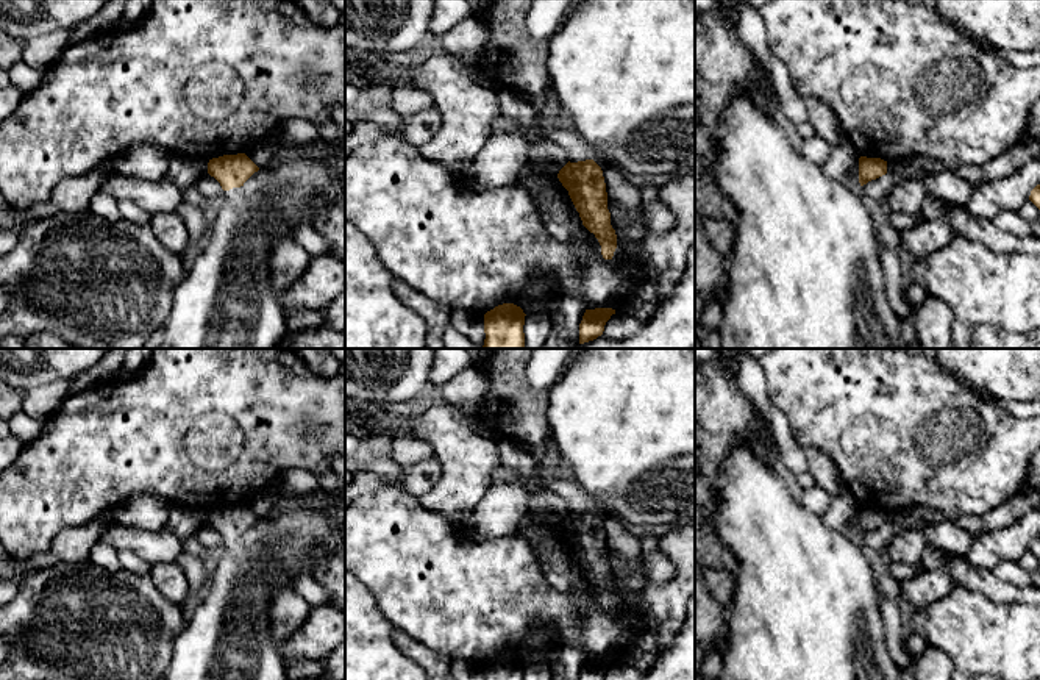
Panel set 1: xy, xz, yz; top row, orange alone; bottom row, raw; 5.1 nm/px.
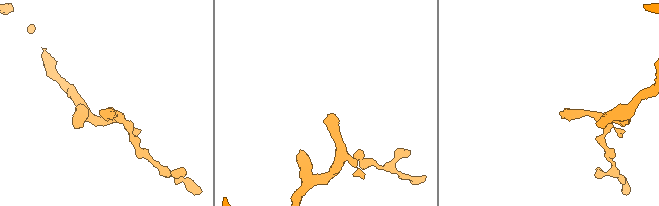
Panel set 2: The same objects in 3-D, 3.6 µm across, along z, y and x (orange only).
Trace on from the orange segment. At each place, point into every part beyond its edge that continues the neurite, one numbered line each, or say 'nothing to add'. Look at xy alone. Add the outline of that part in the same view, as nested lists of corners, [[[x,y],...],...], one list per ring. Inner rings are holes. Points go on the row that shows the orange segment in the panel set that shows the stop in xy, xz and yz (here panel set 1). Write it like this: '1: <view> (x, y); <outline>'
1: xy (225, 300); [[[325,150],[320,156],[300,155],[295,159],[275,161],[269,167],[259,167],[240,188],[233,188],[223,191],[222,205],[212,220],[209,220],[209,228],[205,241],[195,247],[191,269],[187,270],[183,281],[176,286],[173,292],[173,302],[170,314],[164,324],[164,342],[161,349],[276,349],[281,339],[287,335],[287,325],[283,306],[278,302],[276,292],[270,281],[270,252],[278,239],[290,238],[292,230],[303,224],[311,222],[320,211],[333,206],[336,202],[345,199],[345,175],[340,174],[331,161],[331,155]]]

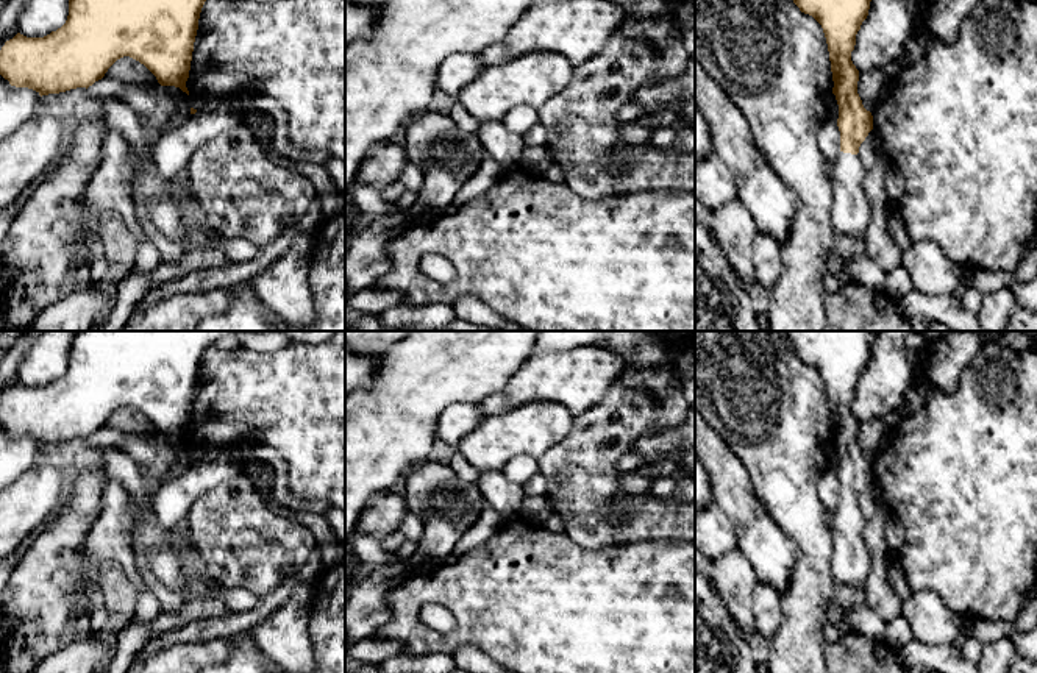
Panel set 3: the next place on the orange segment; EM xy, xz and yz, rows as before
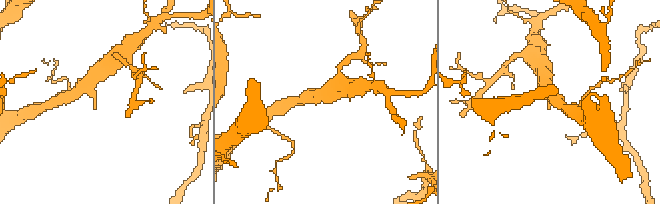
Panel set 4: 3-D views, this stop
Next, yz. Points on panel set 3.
1: yz (851, 213); [[[840,151],[829,172],[834,206],[831,211],[837,234],[864,237],[871,209],[864,191],[865,170],[859,155]]]

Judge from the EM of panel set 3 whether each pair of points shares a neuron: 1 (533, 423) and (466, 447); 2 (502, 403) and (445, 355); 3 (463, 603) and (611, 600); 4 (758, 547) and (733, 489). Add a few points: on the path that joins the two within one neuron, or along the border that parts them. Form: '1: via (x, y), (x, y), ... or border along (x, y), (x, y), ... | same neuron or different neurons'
1: via (516, 431), (497, 439), (489, 447), (483, 447) | same neuron
2: border along (519, 369), (498, 391), (477, 403) | different neurons
3: via (500, 603), (573, 603) | same neuron
4: via (758, 533), (741, 503) | same neuron

